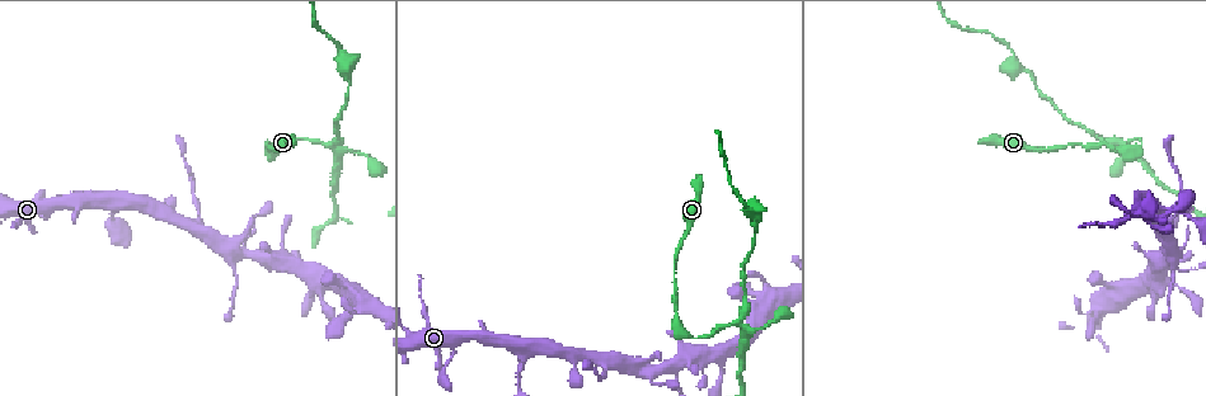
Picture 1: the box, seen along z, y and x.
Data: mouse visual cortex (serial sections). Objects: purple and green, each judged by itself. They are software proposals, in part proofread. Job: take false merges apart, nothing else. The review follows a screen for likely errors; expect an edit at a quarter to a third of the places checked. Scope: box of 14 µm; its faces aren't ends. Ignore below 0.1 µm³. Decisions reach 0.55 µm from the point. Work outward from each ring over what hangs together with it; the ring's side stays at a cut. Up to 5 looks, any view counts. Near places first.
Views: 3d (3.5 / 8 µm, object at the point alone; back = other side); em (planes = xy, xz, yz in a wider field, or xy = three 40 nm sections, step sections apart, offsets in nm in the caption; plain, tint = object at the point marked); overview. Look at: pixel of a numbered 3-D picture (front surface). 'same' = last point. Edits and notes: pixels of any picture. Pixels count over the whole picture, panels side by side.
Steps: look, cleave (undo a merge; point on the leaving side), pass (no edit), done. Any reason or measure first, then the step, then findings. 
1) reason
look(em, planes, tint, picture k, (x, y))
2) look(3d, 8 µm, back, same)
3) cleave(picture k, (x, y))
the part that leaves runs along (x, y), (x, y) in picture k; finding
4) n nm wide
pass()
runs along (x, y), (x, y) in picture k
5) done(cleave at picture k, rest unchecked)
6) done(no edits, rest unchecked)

three arms meet
look(3d, 3.5 µm, picture 1, (200, 228))

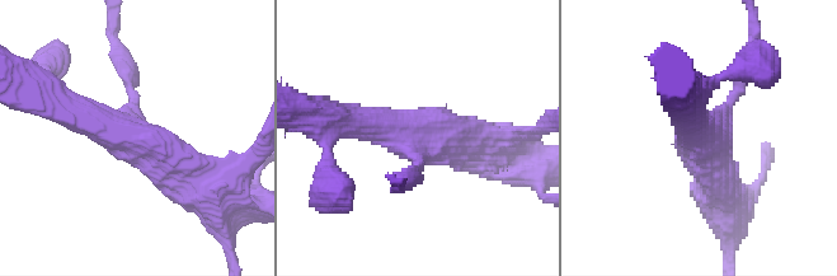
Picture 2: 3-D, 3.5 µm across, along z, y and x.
3 arms; arms of 150, 400, 450 nm; shape alone is not enough
look(em, xy, step 3, tint, picture 2, (412, 137))

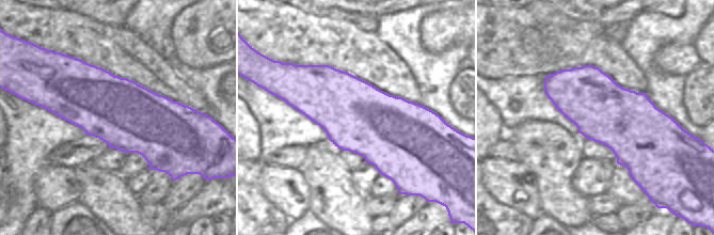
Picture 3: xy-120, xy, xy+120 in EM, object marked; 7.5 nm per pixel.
another direction
look(em, xy, step 1, tint, same)

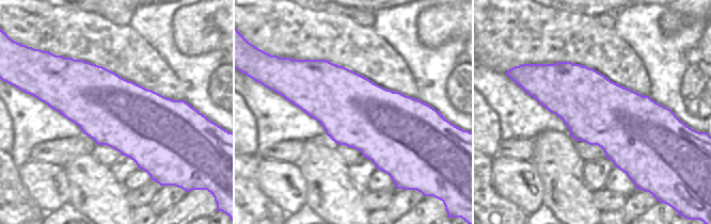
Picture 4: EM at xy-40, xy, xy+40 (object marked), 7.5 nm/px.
pass()
runs along (57, 103), (144, 143), (198, 188) in picture 2; all the same cell

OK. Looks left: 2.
narrows sharply
look(3d, 8 µm, picture 1, (269, 272))

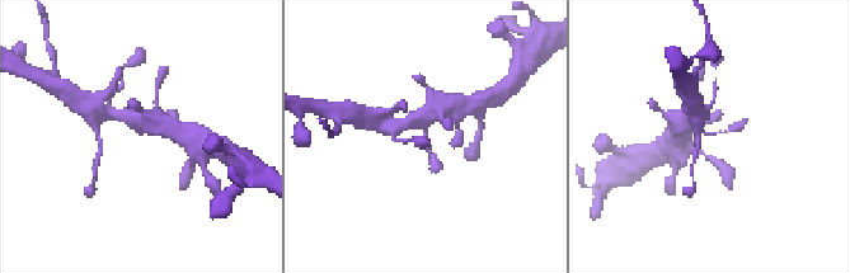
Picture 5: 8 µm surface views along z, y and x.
need the tissue
look(em, xy, step 2, tint, picture 5, (142, 133))

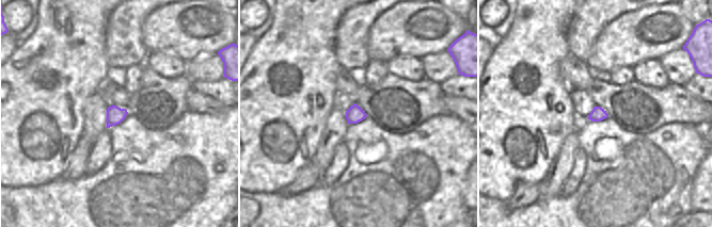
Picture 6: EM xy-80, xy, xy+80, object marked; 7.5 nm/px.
arms of 250, 350 nm
pass()
runs along (419, 117), (441, 166) in picture 5; continuous, no second cell

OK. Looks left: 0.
done(no edits, rest unchecked)

